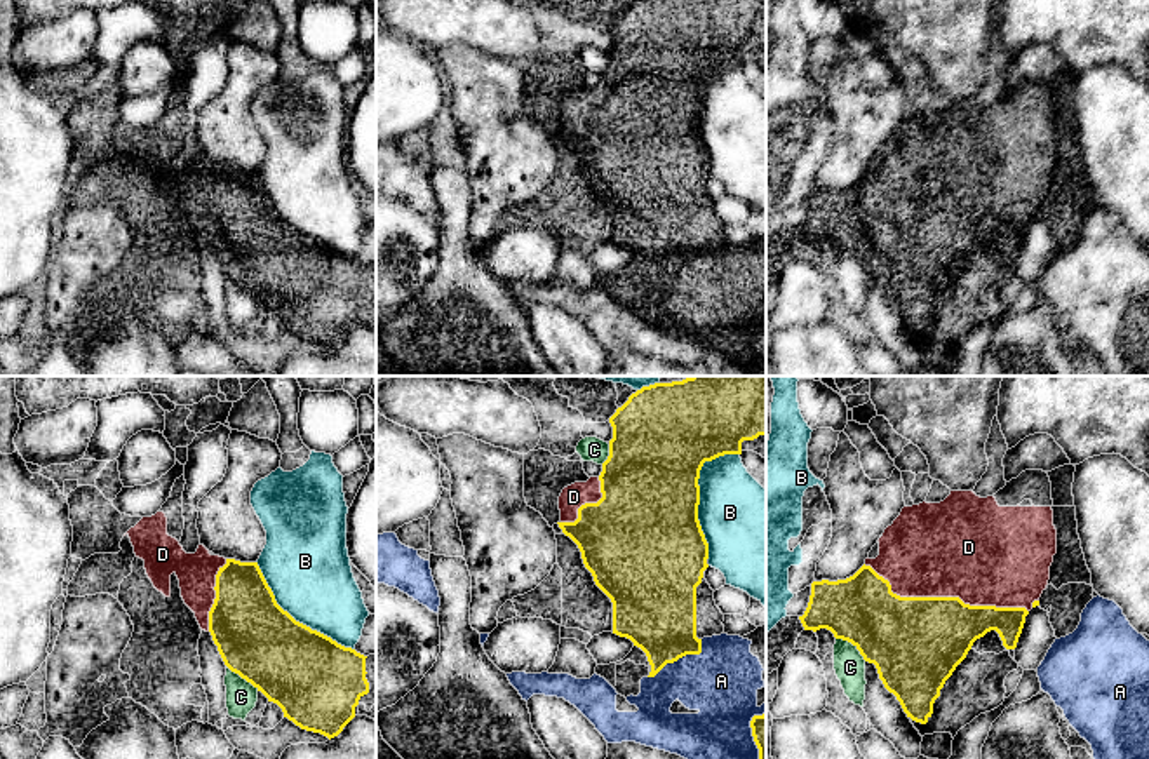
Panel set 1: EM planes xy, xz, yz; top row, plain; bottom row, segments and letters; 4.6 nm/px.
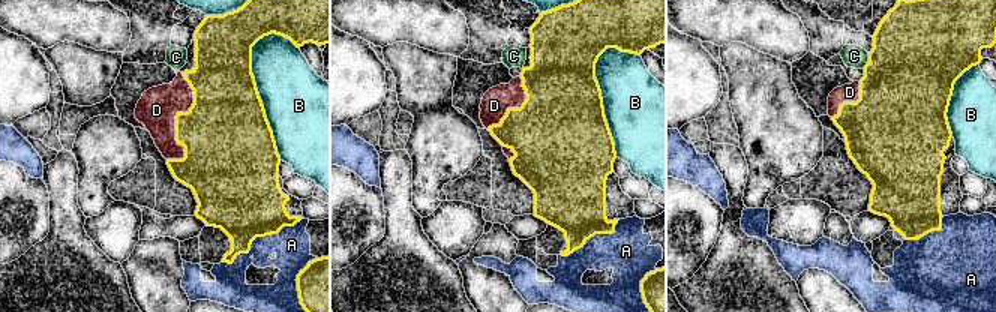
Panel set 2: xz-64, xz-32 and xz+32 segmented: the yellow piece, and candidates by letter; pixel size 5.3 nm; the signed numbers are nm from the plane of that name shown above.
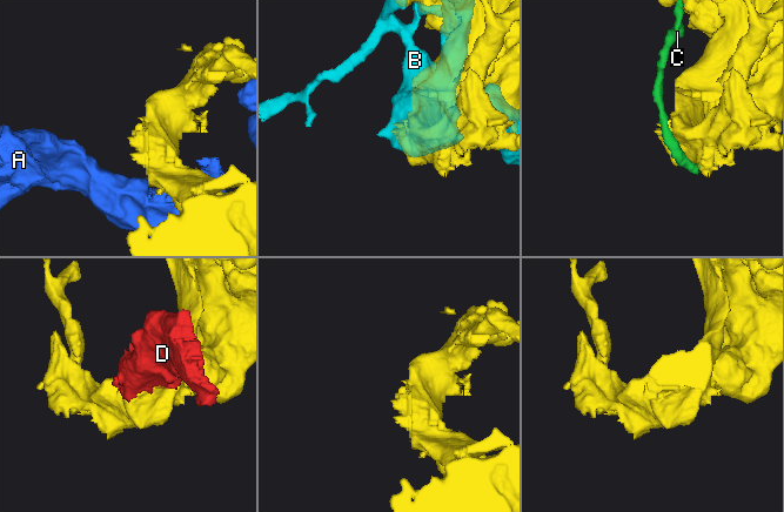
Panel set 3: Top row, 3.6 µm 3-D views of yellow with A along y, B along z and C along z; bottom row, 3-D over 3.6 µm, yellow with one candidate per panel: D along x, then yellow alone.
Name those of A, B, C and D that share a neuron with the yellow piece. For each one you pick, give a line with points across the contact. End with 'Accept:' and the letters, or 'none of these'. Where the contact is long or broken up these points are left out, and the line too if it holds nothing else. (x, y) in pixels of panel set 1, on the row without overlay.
Accept: D

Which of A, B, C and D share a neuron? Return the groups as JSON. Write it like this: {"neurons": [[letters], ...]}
{"neurons": [["A"], ["B"], ["C"], ["D"]]}

